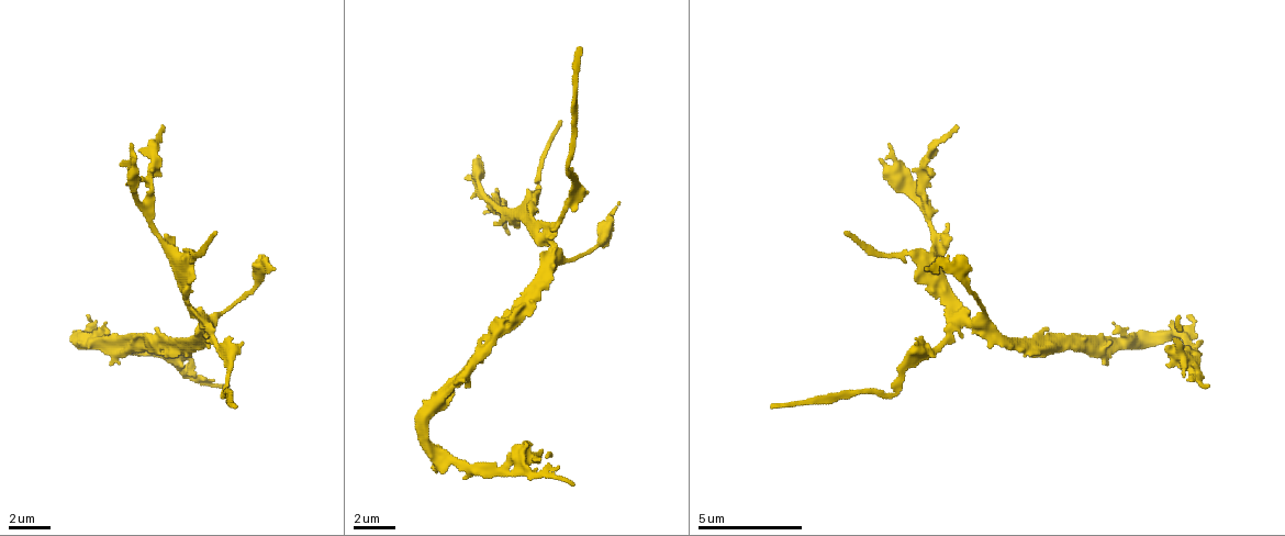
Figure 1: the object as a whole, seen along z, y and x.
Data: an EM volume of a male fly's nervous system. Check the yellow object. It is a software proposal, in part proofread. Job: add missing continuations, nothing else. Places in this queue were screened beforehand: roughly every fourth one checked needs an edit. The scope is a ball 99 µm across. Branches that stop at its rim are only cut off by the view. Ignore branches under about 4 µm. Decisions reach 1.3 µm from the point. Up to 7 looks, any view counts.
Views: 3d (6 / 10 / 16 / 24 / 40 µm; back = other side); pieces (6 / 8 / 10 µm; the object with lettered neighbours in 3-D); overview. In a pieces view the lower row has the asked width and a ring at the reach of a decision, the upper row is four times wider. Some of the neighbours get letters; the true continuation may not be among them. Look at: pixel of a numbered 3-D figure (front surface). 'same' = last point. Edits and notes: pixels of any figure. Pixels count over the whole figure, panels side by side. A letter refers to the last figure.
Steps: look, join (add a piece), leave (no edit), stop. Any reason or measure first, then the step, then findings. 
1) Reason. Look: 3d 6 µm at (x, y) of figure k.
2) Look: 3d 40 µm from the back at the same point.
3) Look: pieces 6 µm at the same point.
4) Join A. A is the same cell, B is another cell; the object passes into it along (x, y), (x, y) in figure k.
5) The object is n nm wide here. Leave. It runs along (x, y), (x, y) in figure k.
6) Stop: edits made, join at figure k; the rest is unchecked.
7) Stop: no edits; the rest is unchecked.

Tapers out. Look: pieces 10 µm at (847, 231) of figure 1.

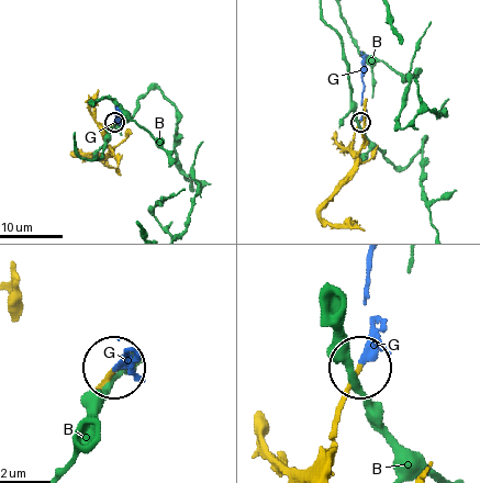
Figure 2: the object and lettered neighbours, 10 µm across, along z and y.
Join G. G is the same cell, B is another cell; the object passes into it along (337, 429), (348, 381), (369, 344), (363, 299), (369, 268) in figure 2; the neuron continues.

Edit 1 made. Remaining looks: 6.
Look: overview.

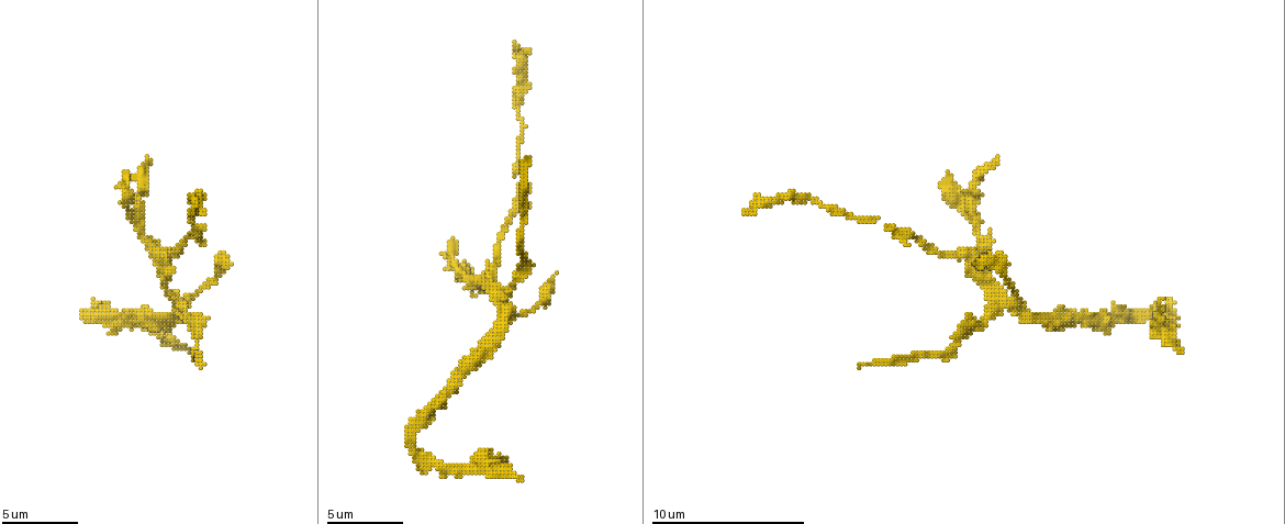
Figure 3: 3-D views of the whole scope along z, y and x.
Free end. Look: 3d 10 µm at (864, 364) of figure 3.

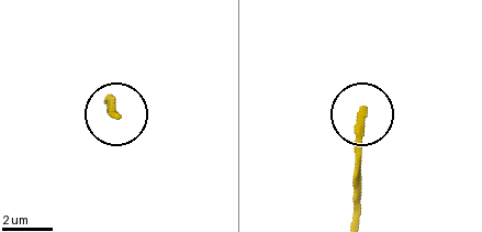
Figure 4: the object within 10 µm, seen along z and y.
Look: pieces 10 µm at (364, 110) of figure 4.

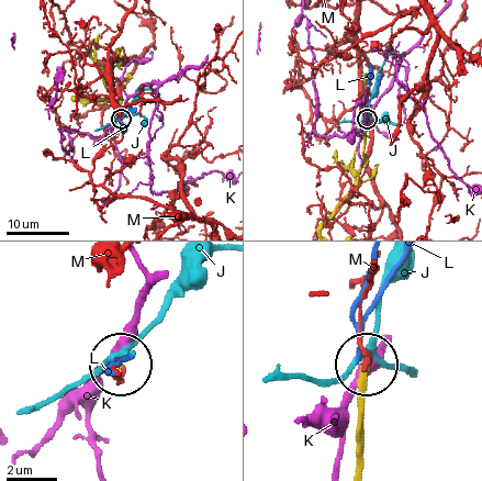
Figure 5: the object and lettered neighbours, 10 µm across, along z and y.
The object is 220 nm wide here. Leave. J, K, L and M are other cells; no lettered piece goes on from it.

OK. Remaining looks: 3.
An open end. Look: pieces 10 µm at (505, 232) of figure 1.

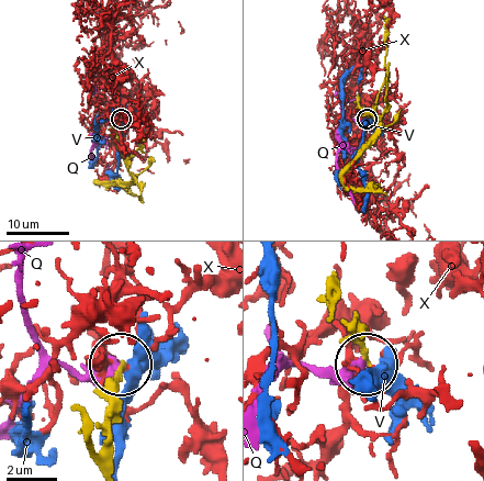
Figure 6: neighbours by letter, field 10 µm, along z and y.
Leave. Q, V and X are other cells; it runs along (114, 465), (108, 395), (120, 366) in figure 6; none of them fits.

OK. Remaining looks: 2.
Stop: edits made, join at figure 2; the rest is unchecked.

